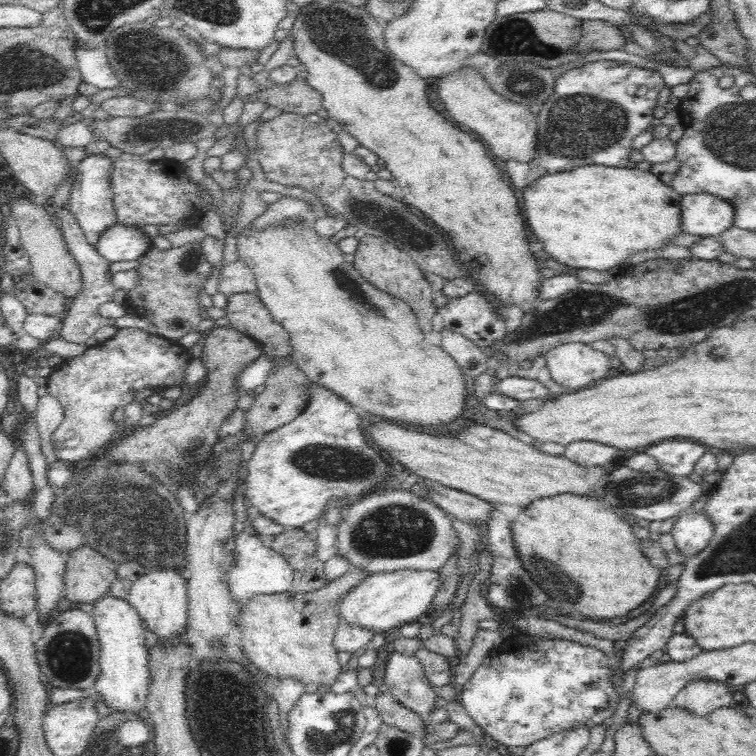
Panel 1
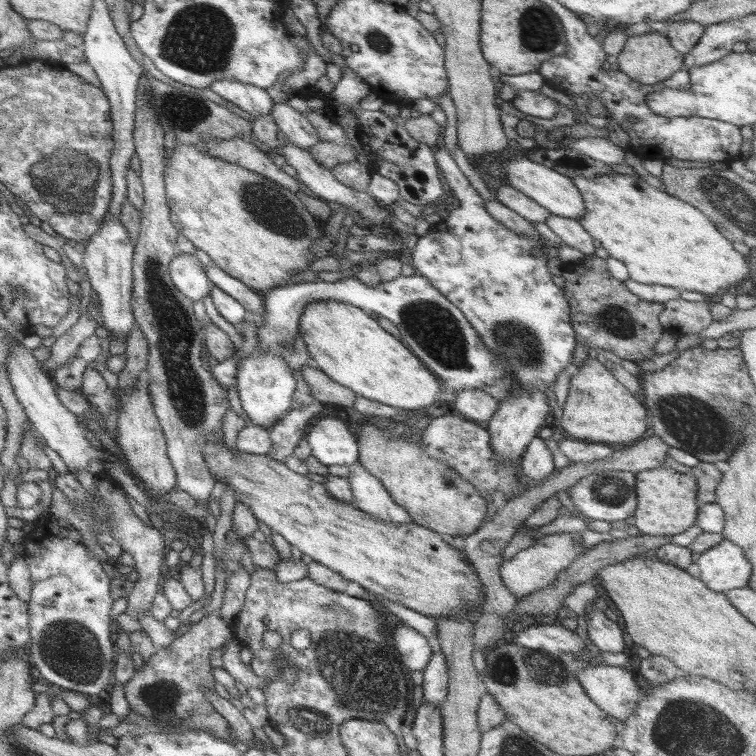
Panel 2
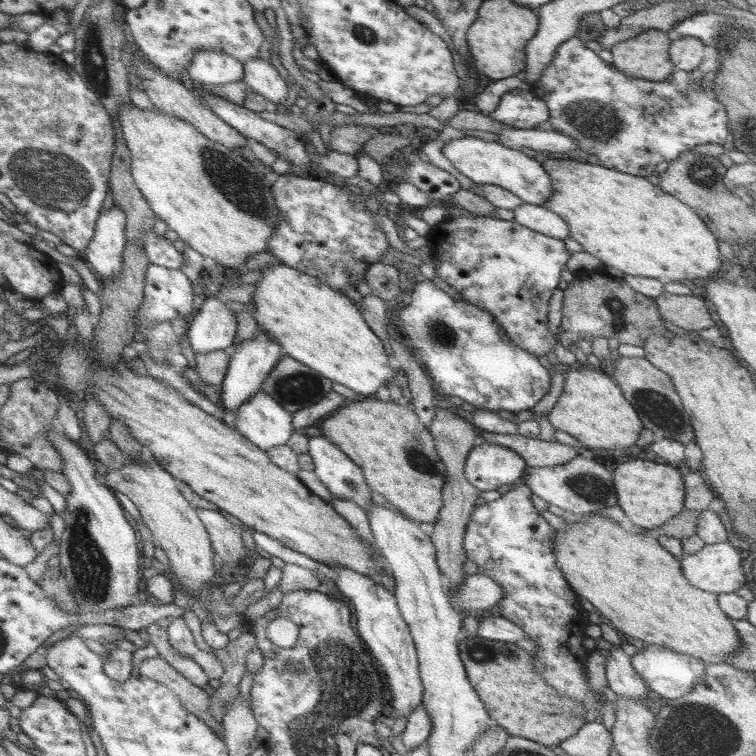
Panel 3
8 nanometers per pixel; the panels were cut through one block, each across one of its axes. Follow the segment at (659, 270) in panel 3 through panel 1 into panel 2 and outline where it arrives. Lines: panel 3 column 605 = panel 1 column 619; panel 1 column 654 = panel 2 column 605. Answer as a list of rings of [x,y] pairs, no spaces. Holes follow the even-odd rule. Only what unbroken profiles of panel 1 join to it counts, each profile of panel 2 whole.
[[[615,173],[611,176],[594,176],[593,178],[571,178],[575,188],[580,192],[585,208],[585,215],[576,221],[589,236],[600,242],[601,248],[609,258],[615,258],[625,265],[629,278],[639,284],[659,285],[676,289],[678,292],[699,292],[715,294],[719,288],[735,288],[742,284],[750,273],[745,256],[737,253],[725,240],[716,227],[693,205],[669,196],[645,183],[643,179]]]

